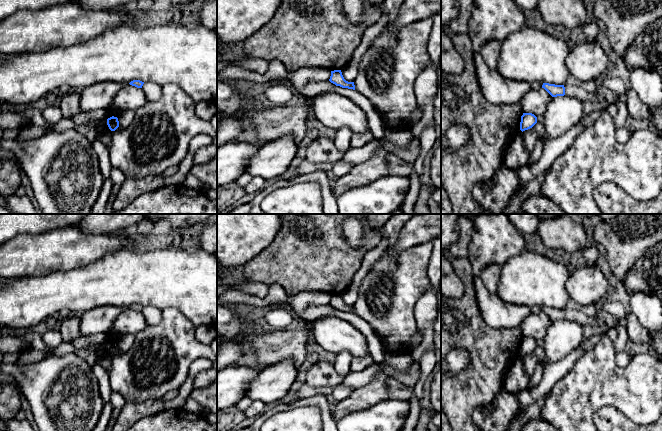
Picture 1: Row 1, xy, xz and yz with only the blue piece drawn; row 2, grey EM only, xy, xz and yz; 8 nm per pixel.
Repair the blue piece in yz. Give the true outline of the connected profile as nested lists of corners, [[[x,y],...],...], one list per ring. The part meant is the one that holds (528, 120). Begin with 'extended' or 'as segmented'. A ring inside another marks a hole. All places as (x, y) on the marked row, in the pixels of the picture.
as segmented | [[[523,113],[521,116],[520,130],[523,132],[532,128],[537,123],[537,117],[532,113]]]

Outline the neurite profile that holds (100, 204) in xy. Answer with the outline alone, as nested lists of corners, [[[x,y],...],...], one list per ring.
[[[108,177],[104,180],[104,184],[99,193],[98,198],[95,201],[95,204],[92,206],[90,214],[104,214],[105,208],[111,194],[111,190],[113,187],[113,183],[111,179]]]

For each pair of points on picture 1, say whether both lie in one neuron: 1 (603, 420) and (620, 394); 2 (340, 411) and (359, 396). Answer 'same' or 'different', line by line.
1: different
2: same

